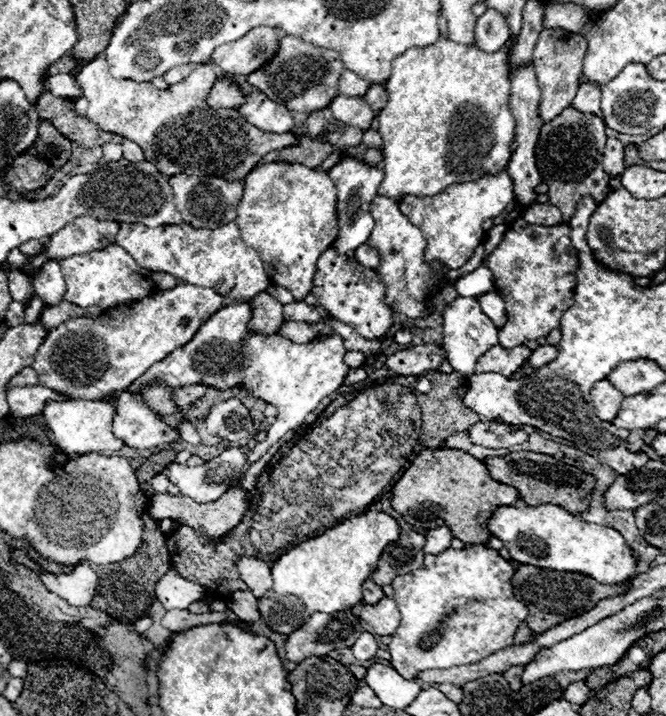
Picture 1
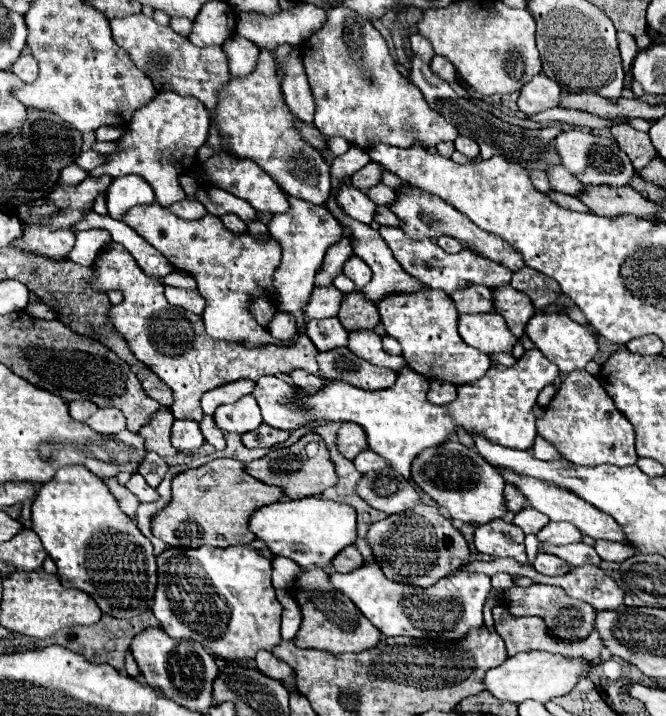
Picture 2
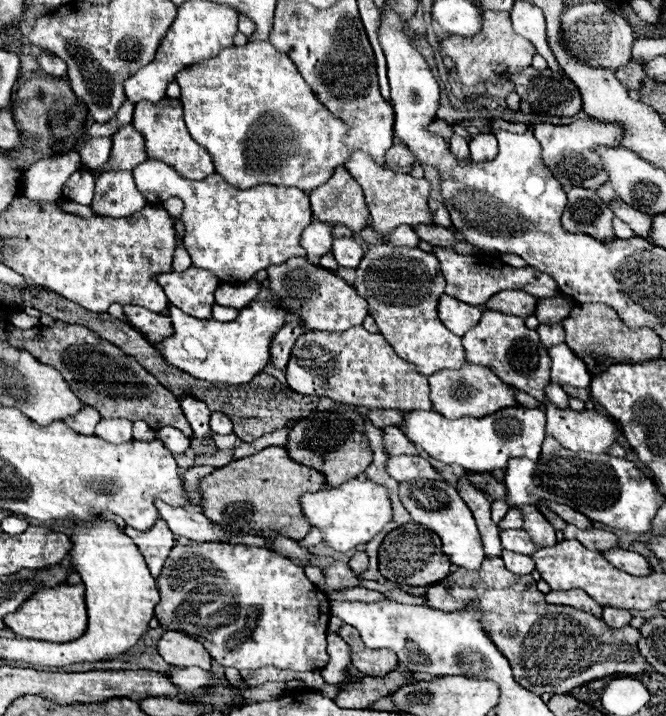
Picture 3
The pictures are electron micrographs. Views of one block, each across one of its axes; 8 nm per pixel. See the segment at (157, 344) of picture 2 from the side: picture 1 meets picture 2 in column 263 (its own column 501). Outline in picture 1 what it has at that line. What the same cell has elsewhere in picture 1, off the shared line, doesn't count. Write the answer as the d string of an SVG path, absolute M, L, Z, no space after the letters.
M500 344L496 348L492 348L492 352L486 352L478 362L476 362L476 372L498 372L502 376L512 376L522 362L532 354L532 350L522 344L520 348L512 348L512 352L508 352L508 348L500 348Z

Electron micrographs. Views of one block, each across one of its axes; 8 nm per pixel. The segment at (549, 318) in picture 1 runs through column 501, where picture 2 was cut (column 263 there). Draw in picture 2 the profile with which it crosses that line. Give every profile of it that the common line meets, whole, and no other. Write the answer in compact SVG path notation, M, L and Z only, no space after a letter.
M160 204L132 206L122 222L136 230L148 244L152 244L174 268L184 268L198 282L198 292L206 300L206 310L202 314L206 324L206 334L216 340L238 342L248 348L272 344L272 336L262 328L250 314L248 300L254 296L274 298L272 278L282 258L280 244L272 238L268 242L258 242L250 234L230 232L218 216L206 214L200 220L176 218Z

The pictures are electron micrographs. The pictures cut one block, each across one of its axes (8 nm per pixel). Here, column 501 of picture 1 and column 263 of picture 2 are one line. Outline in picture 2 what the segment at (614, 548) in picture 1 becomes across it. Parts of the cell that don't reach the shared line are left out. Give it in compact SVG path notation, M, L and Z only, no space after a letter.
M306 496L298 500L274 502L256 510L250 518L250 530L256 538L266 540L268 548L294 560L302 568L322 568L356 540L356 510L348 504L334 500L322 500L318 496Z

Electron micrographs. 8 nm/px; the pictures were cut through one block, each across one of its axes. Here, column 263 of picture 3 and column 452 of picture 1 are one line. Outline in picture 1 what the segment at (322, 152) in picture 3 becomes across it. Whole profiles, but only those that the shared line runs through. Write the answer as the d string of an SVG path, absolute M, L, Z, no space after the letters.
M438 38L426 48L410 48L392 62L392 76L384 84L388 102L378 114L378 132L384 144L384 180L378 194L400 200L410 194L434 196L458 182L474 182L484 174L496 174L510 162L510 144L516 138L516 120L510 112L510 76L506 52L480 52L476 46Z

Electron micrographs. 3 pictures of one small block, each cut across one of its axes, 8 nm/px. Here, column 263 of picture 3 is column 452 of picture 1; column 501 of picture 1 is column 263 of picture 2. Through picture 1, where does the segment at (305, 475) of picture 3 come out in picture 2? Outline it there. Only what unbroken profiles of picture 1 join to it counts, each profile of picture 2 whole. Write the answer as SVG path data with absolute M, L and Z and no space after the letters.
M212 460L196 470L182 472L172 480L172 502L154 516L152 532L156 538L176 548L226 548L250 544L256 540L250 532L252 512L278 502L282 496L282 488L268 486L246 474L244 464L236 460Z

